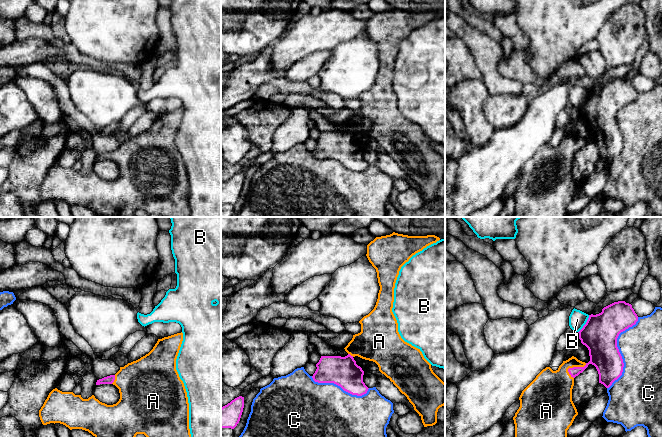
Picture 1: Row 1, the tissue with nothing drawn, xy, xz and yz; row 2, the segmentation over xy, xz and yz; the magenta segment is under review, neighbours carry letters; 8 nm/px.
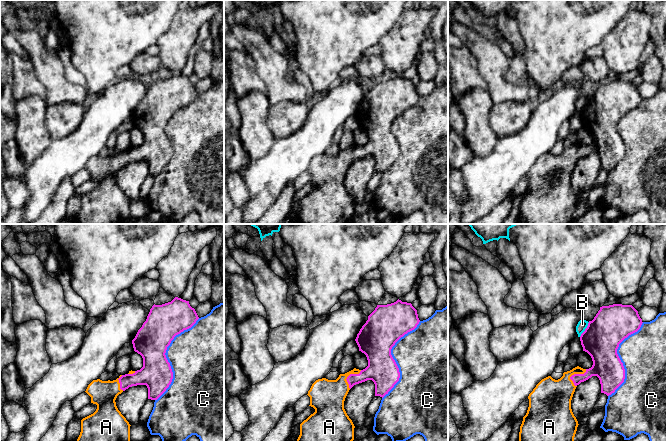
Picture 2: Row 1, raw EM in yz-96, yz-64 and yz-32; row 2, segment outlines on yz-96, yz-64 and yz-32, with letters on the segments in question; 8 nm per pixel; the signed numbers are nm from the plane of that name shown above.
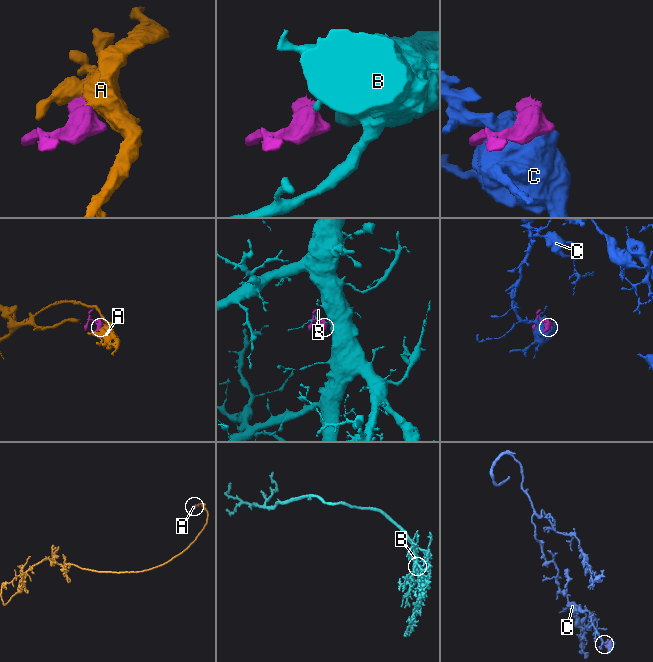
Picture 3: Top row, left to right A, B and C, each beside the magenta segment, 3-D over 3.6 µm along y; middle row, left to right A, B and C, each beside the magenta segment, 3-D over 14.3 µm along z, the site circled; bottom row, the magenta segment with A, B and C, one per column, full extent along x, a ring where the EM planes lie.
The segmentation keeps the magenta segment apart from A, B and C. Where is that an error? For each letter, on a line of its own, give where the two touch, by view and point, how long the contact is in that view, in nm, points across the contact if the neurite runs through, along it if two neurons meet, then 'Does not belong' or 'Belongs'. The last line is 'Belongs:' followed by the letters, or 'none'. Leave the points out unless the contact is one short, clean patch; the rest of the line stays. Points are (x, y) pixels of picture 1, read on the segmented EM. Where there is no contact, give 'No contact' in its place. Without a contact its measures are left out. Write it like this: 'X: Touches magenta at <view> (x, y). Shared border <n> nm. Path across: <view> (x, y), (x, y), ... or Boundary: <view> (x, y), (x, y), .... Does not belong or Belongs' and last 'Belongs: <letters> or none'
A: Touches magenta at yz (576, 367). Shared border 170 nm. Belongs
B: Touches magenta at yz (585, 324). Shared border 170 nm. Boundary: yz (589, 315), (586, 323), (578, 332). Does not belong
C: Touches magenta at yz (618, 350). Shared border 650 nm. Does not belong
Belongs: A

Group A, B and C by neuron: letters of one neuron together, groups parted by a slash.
A / B / C

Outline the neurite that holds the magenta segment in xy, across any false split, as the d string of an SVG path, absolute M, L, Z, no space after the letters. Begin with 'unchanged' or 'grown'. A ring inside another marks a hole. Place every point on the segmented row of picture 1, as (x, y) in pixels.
grown; M182 332L158 339L148 354L124 367L120 367L115 375L97 380L96 385L113 384L119 389L120 399L116 404L102 403L94 395L88 399L83 399L81 395L75 395L73 392L53 389L39 410L42 424L60 423L70 430L82 429L88 431L95 437L136 437L137 434L144 434L146 437L191 437L187 392L176 370L176 359L182 341Z

